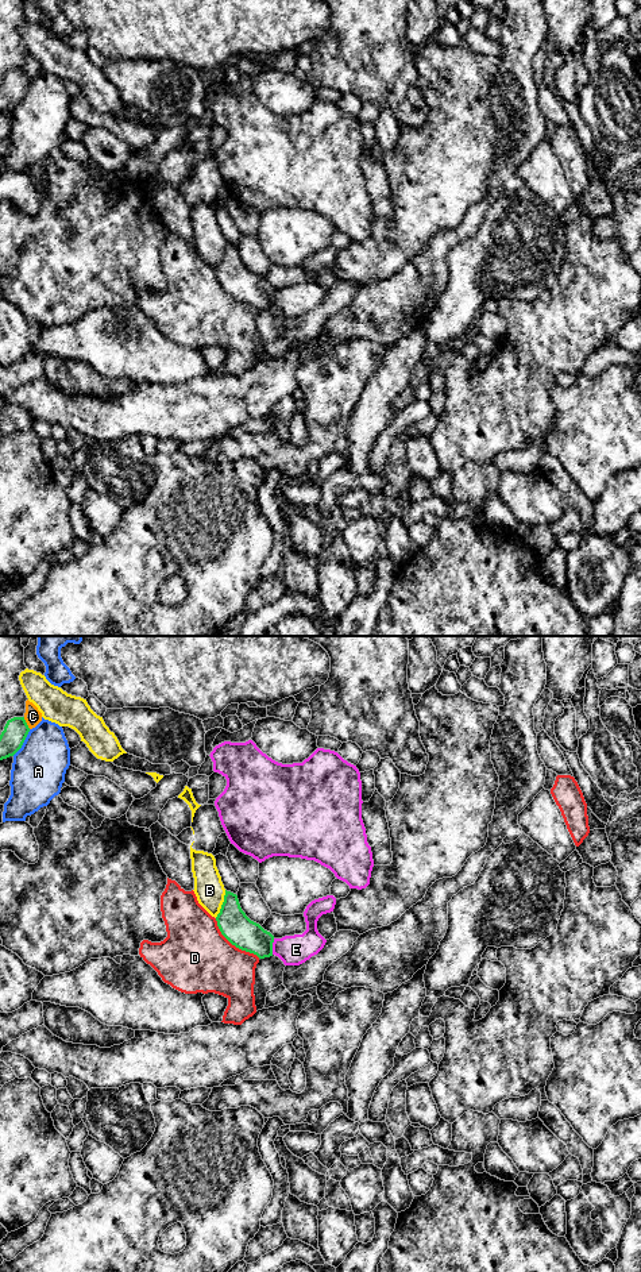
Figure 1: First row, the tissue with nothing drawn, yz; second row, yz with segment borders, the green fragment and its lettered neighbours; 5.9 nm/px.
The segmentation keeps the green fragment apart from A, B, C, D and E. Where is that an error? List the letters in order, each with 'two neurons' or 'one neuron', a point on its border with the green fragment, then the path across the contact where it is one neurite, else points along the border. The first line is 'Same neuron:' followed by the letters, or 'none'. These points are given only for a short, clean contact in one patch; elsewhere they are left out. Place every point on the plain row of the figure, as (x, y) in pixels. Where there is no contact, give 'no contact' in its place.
Same neuron: none
A: two neurons; contact yz (23, 93)
B: two neurons; contact yz (223, 255)
C: two neurons; contact yz (26, 74); border yz (23, 69), (30, 80)
D: two neurons; contact yz (234, 296)
E: two neurons; contact yz (271, 299); border yz (274, 290), (271, 305)

